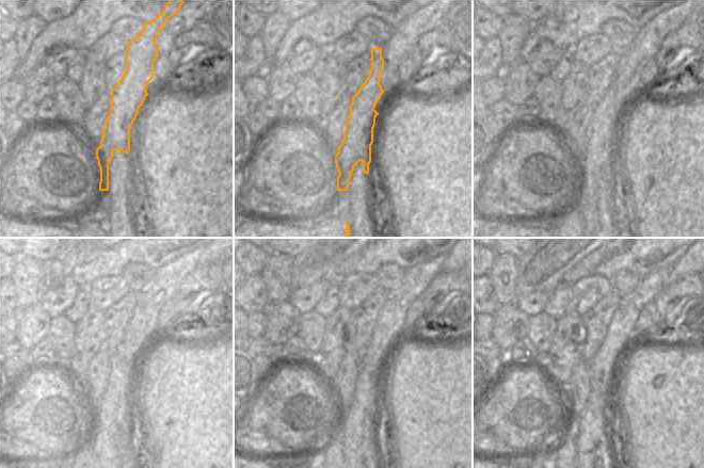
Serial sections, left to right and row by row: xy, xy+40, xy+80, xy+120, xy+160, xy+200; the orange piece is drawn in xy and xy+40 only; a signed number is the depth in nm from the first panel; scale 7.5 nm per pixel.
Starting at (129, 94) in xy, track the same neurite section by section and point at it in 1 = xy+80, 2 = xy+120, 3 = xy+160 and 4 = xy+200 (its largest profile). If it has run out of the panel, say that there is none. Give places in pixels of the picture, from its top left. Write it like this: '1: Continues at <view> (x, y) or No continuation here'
1: Continues at xy+80 (593, 165)
2: Continues at xy+120 (112, 437)
3: Continues at xy+160 (358, 454)
4: Continues at xy+200 (592, 445)

